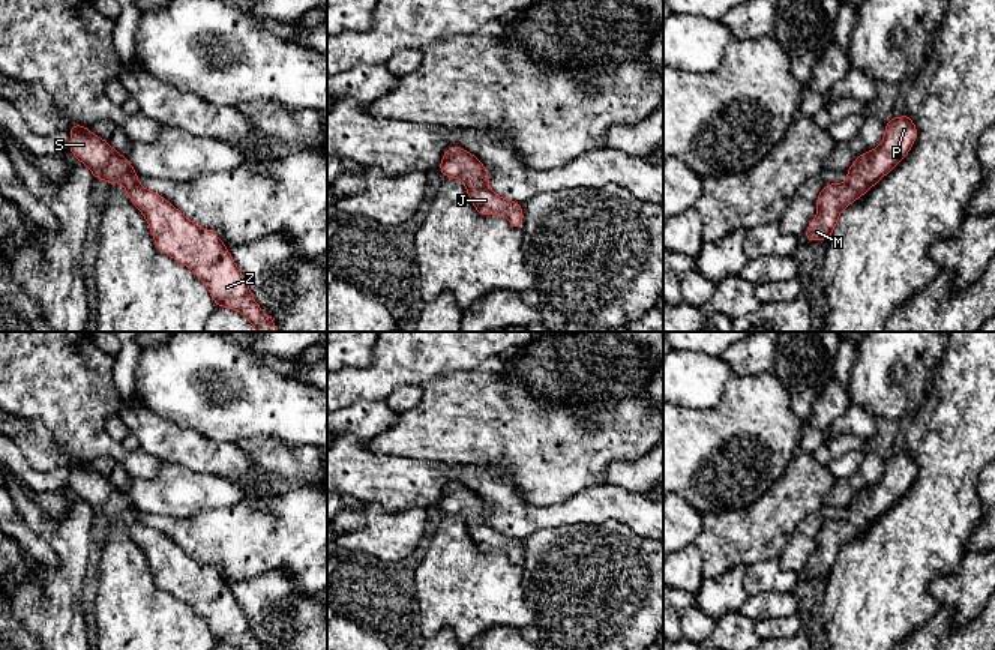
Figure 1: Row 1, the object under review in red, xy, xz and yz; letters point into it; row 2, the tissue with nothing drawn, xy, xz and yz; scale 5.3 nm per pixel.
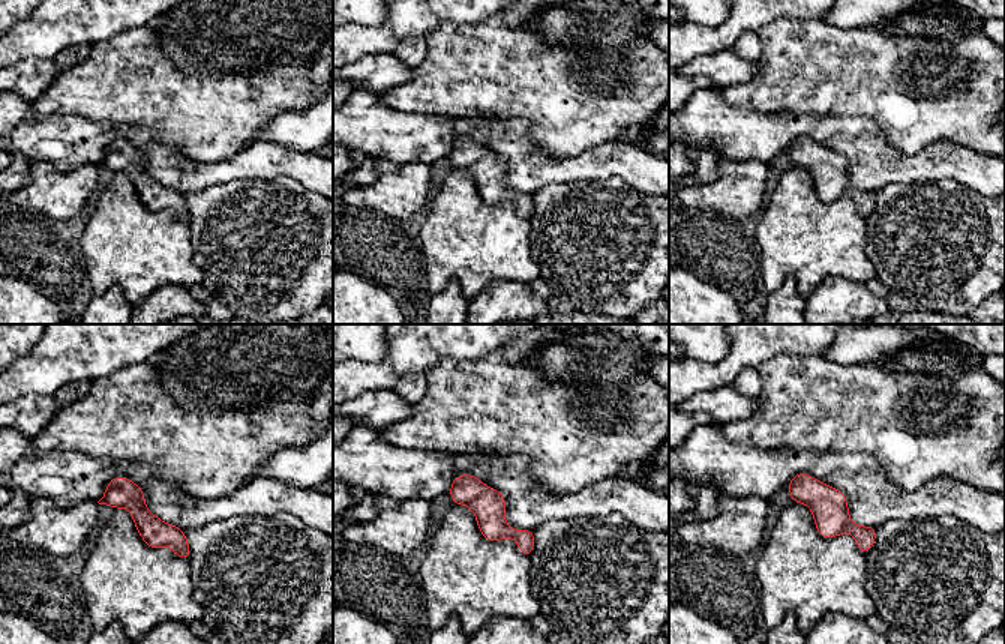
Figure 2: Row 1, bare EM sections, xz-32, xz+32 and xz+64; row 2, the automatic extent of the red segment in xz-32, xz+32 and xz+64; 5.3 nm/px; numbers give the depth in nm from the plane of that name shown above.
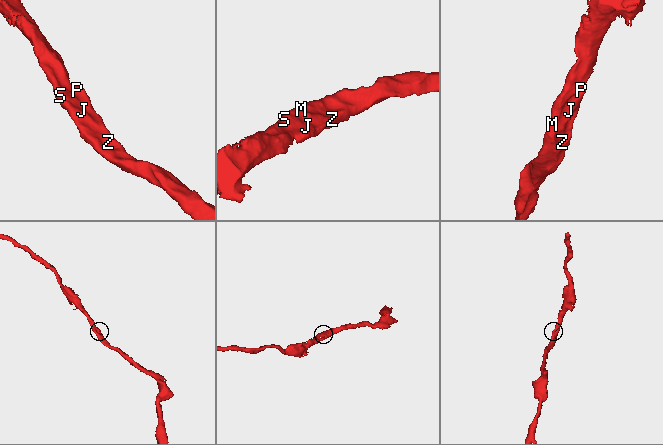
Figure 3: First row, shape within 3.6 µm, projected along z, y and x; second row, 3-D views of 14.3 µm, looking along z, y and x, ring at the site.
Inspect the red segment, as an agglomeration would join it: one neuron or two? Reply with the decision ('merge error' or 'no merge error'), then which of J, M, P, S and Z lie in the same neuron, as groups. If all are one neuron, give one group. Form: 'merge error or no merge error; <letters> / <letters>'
no merge error; J M P S Z

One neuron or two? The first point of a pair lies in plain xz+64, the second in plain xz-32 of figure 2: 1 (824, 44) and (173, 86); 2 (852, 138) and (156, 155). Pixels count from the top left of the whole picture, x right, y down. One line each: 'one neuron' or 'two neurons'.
1: one neuron
2: one neuron

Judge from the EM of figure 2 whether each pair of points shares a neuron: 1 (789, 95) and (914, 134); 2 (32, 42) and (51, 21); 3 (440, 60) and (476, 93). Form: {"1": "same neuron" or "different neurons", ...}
{"1": "same neuron", "2": "same neuron", "3": "same neuron"}

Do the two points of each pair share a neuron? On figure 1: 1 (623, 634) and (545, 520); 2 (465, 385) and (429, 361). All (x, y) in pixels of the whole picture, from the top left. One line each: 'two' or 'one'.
1: two
2: two

